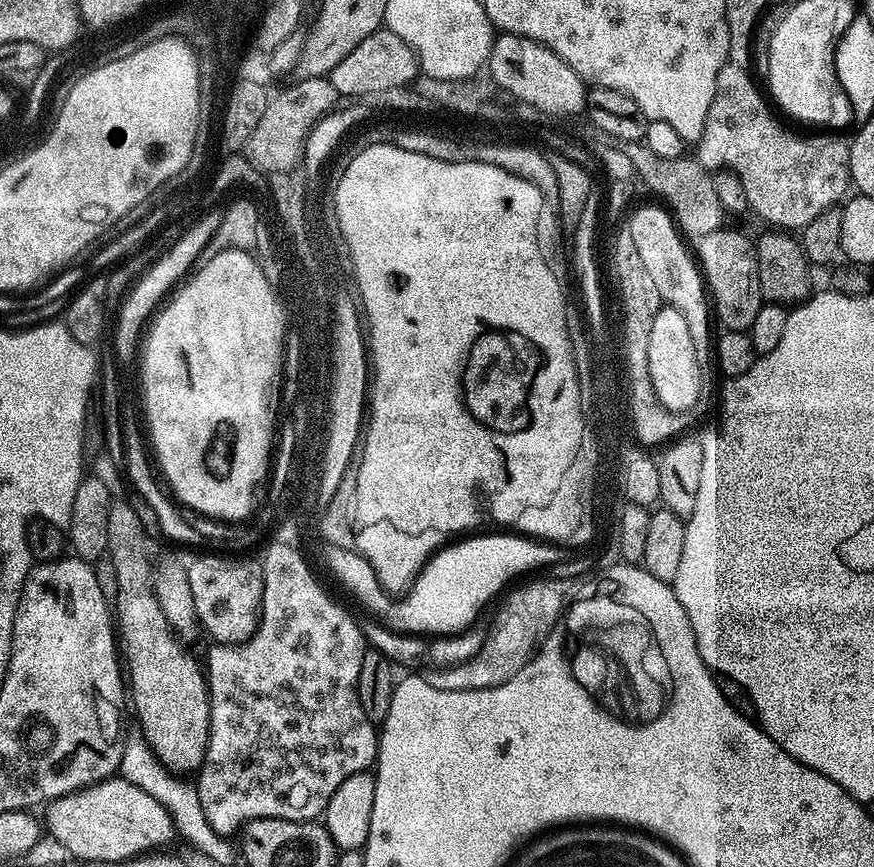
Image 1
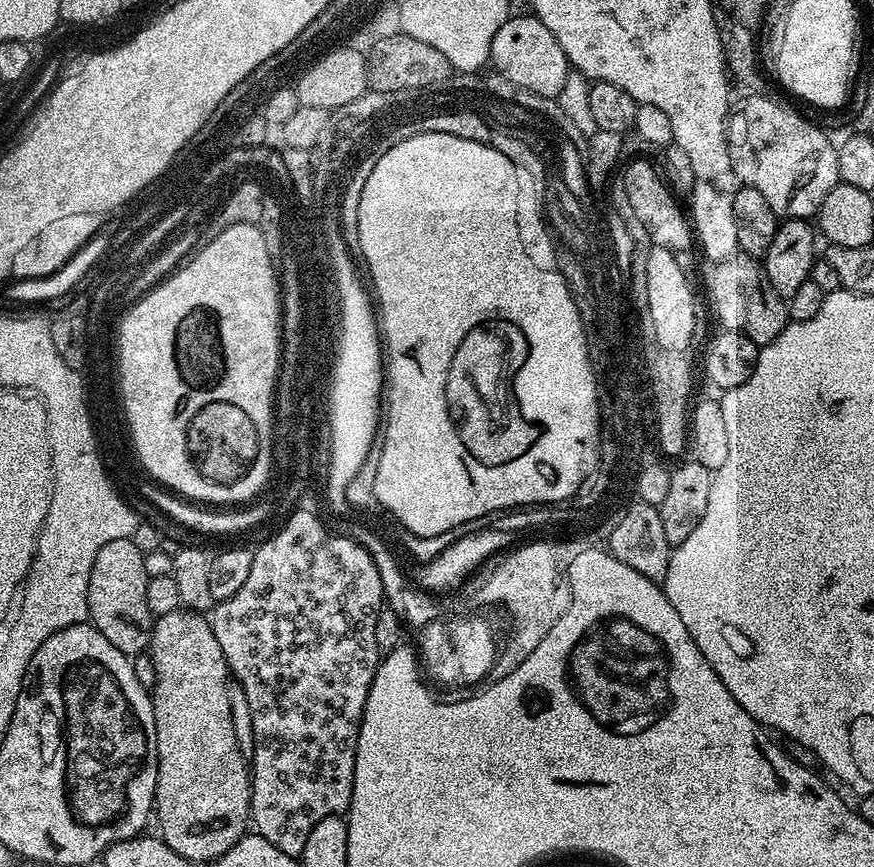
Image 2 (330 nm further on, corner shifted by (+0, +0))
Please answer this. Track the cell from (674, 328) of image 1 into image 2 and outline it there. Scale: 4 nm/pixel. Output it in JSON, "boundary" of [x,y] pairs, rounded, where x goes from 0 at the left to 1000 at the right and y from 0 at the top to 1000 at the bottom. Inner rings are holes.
{"boundary":[[[747,284],[739,298],[739,336],[743,358],[753,394],[764,406],[786,407],[796,388],[796,341],[787,329],[788,315],[776,307],[776,298],[767,288]]]}

